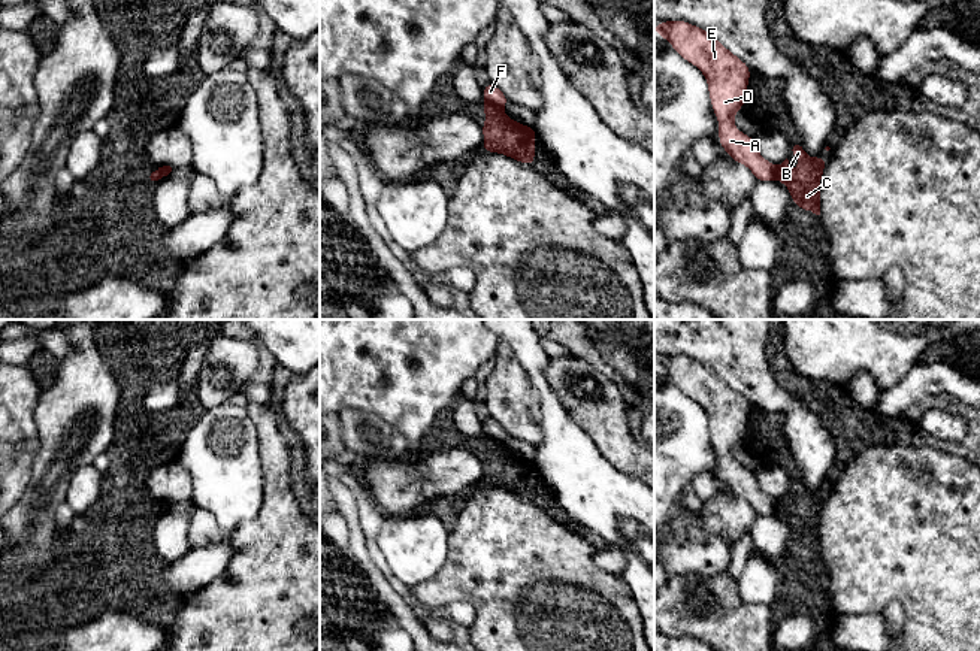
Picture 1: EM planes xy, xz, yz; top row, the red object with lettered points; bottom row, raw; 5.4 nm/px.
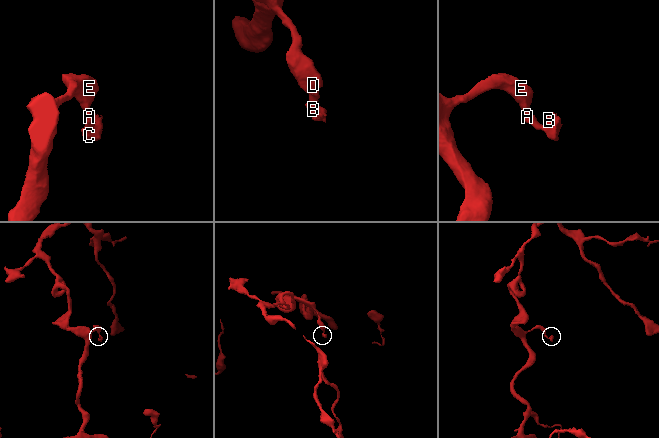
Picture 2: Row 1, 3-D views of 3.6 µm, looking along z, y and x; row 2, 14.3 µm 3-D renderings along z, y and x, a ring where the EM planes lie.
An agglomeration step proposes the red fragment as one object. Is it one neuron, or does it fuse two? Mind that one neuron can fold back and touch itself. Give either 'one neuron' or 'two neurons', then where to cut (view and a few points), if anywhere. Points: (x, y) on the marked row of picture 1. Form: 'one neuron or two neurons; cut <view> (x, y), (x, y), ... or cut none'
two neurons; cut xz (484, 103), (501, 109)

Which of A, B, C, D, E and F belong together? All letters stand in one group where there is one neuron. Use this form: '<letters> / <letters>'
A D E F / B C

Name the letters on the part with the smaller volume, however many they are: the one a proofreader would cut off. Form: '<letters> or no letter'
B, C

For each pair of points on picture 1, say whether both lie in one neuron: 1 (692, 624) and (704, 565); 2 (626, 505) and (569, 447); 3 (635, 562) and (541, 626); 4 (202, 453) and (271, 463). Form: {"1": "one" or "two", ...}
{"1": "two", "2": "one", "3": "two", "4": "two"}

